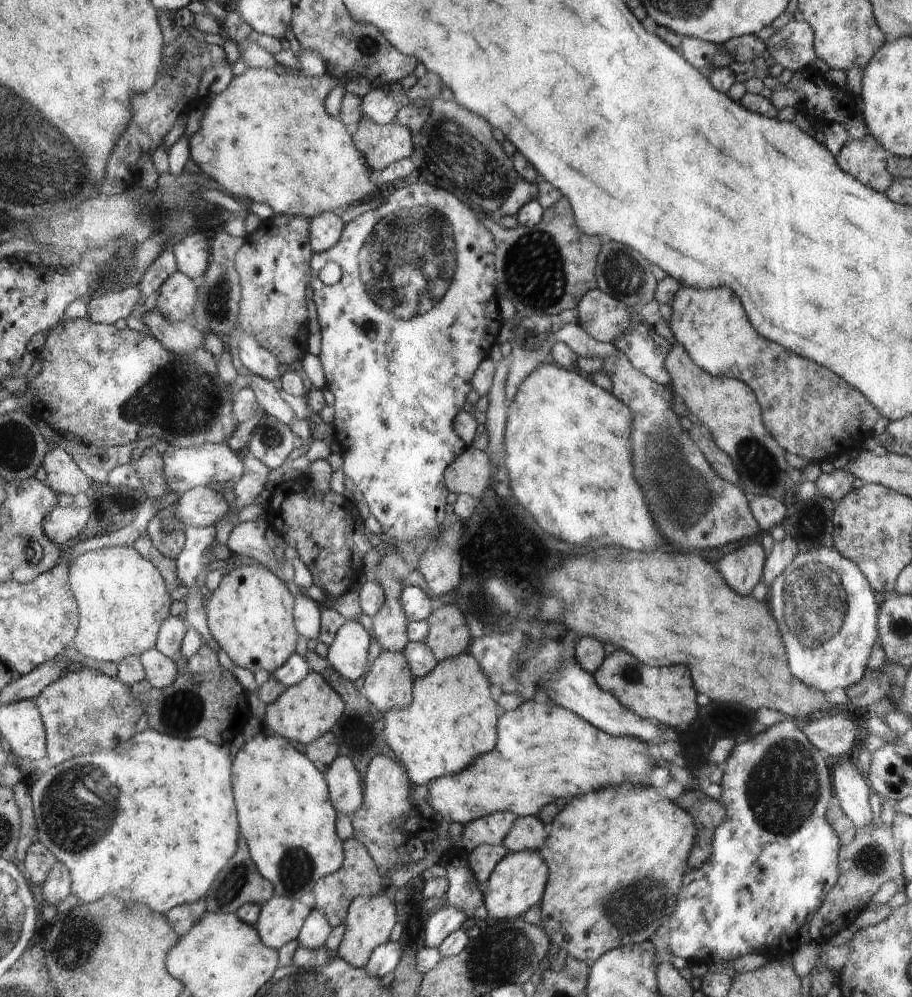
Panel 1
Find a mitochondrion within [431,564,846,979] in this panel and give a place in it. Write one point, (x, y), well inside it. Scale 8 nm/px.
(783, 790)

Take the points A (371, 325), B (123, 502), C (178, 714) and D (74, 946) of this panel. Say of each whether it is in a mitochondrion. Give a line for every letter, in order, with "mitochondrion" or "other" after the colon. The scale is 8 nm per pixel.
A: mitochondrion
B: other
C: mitochondrion
D: mitochondrion

